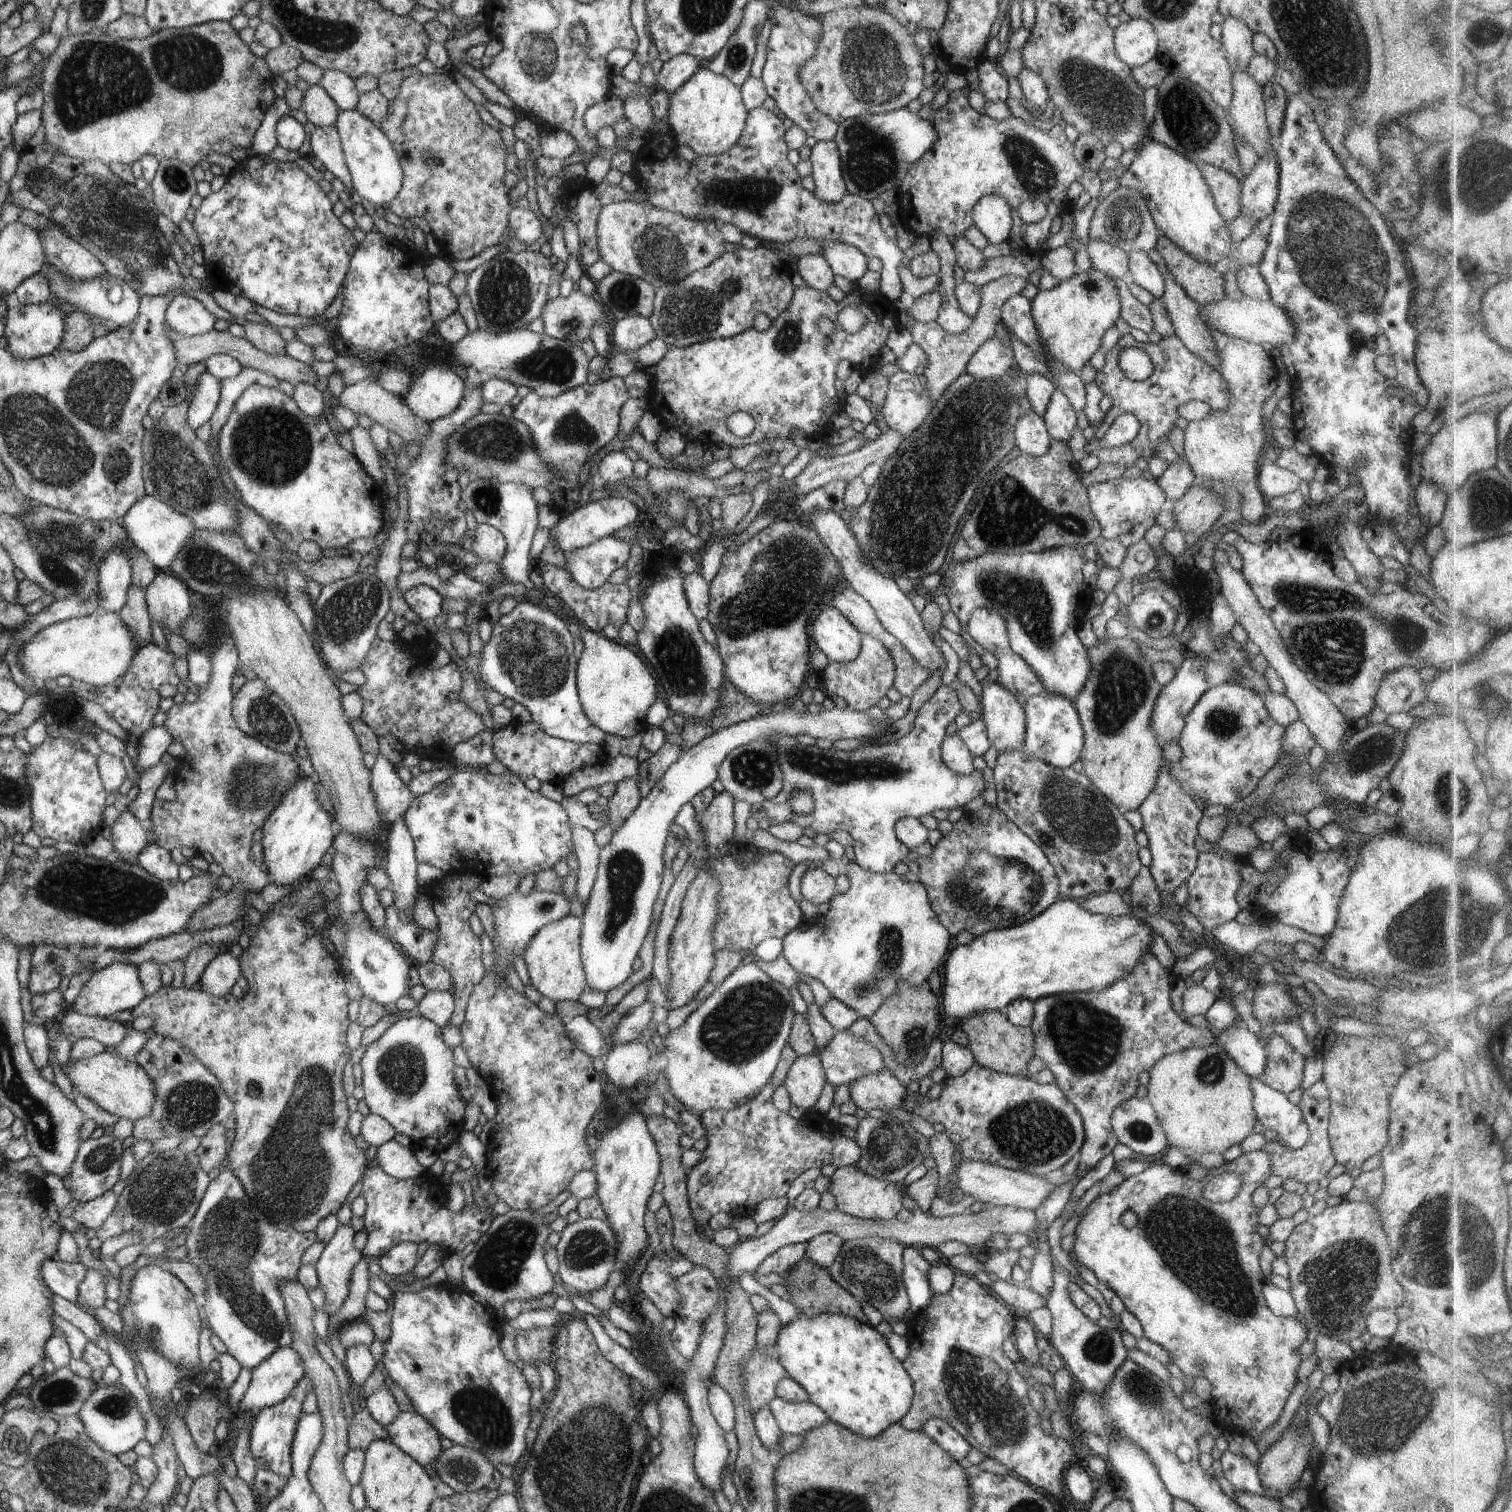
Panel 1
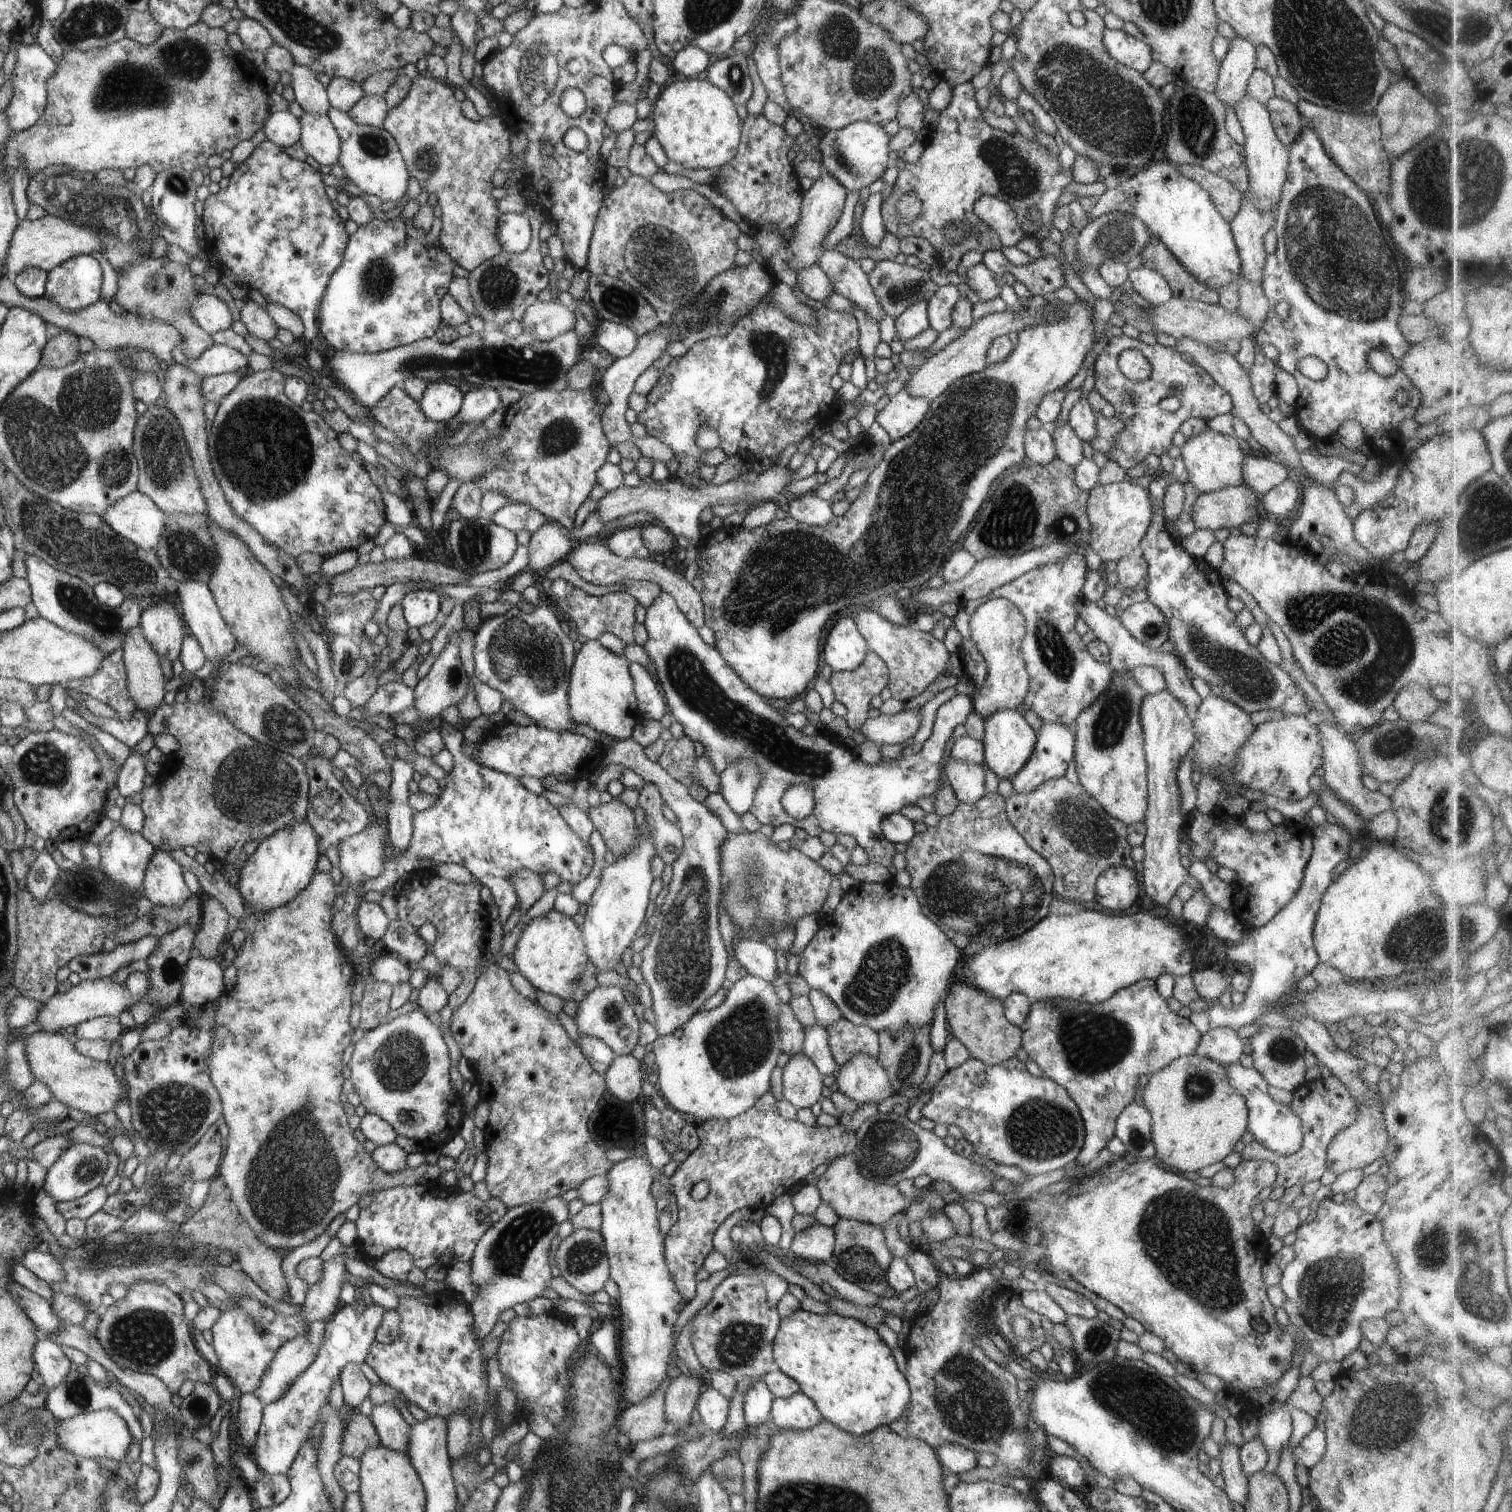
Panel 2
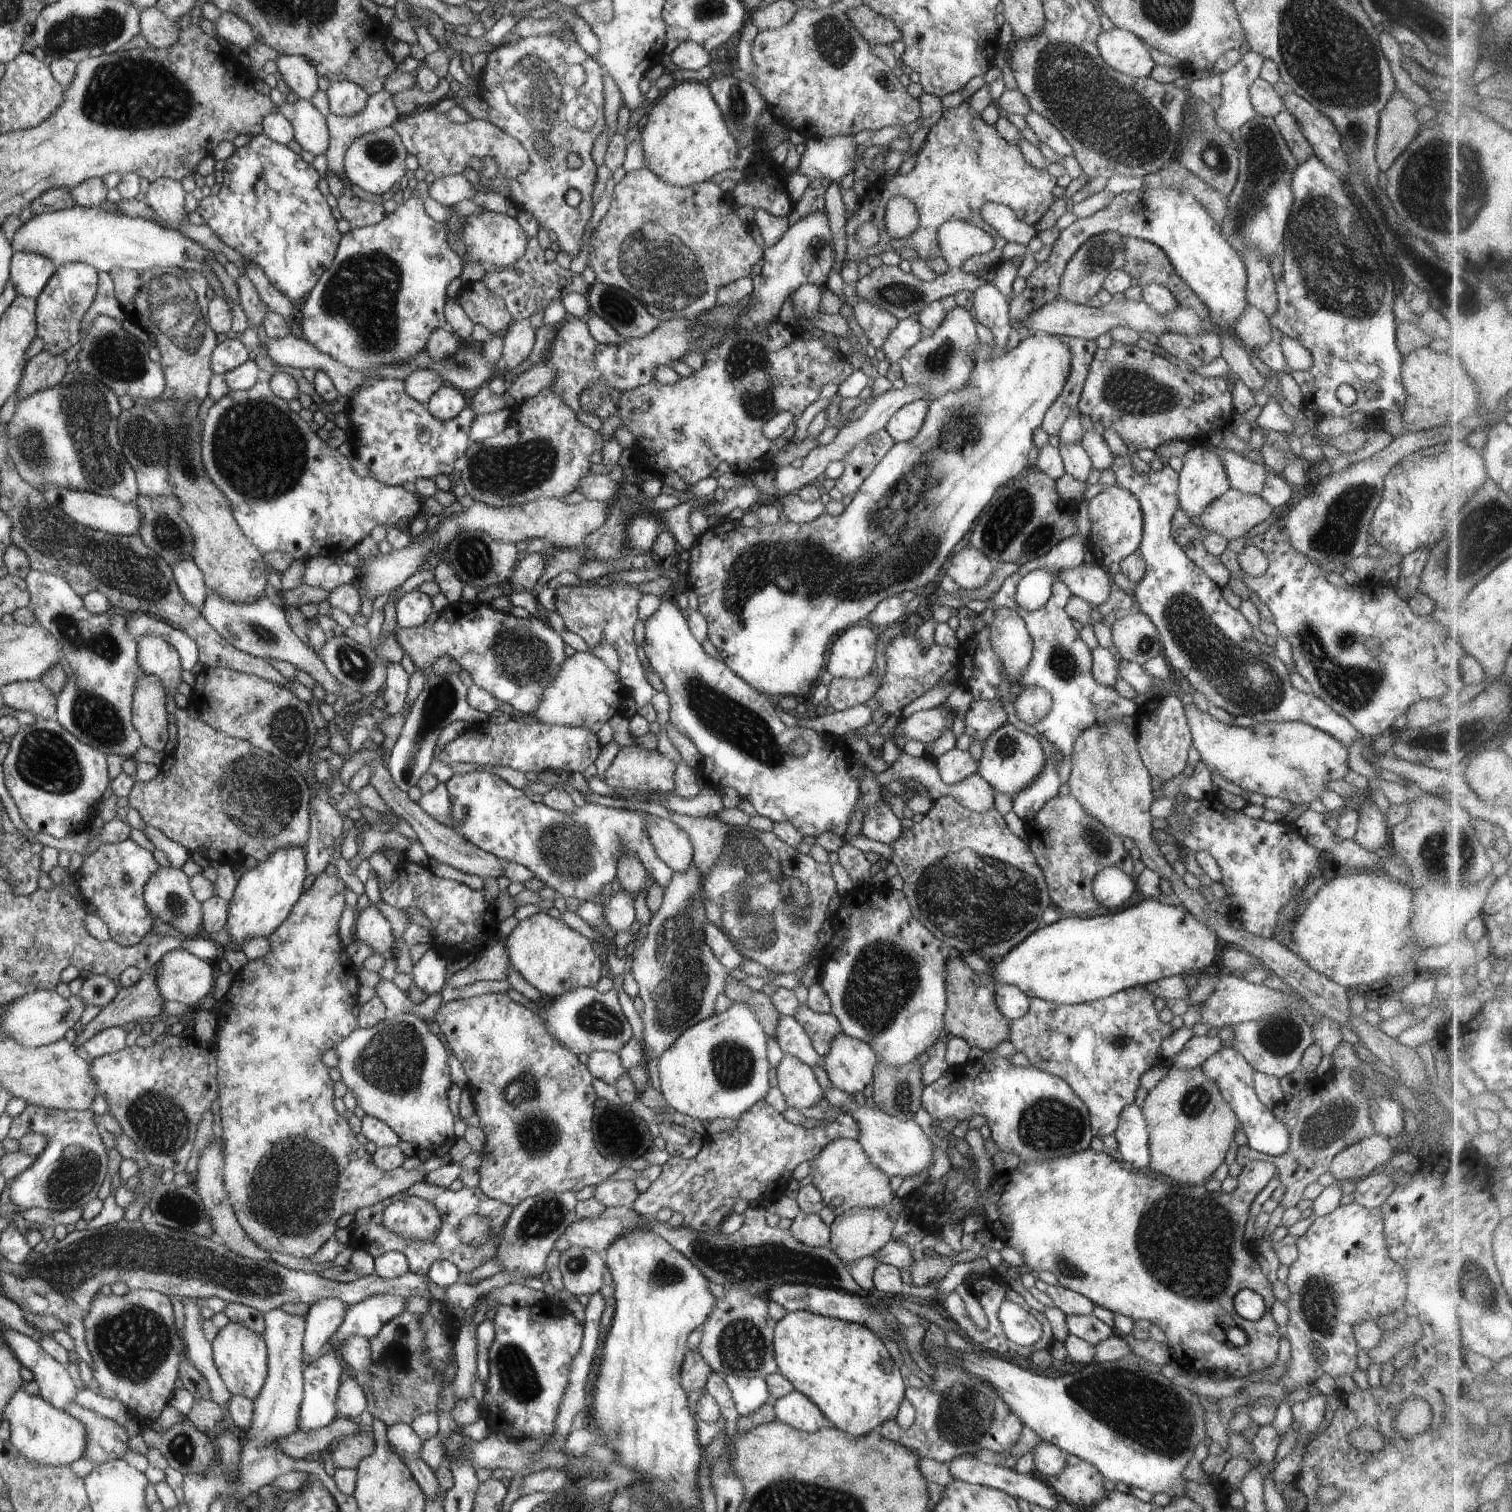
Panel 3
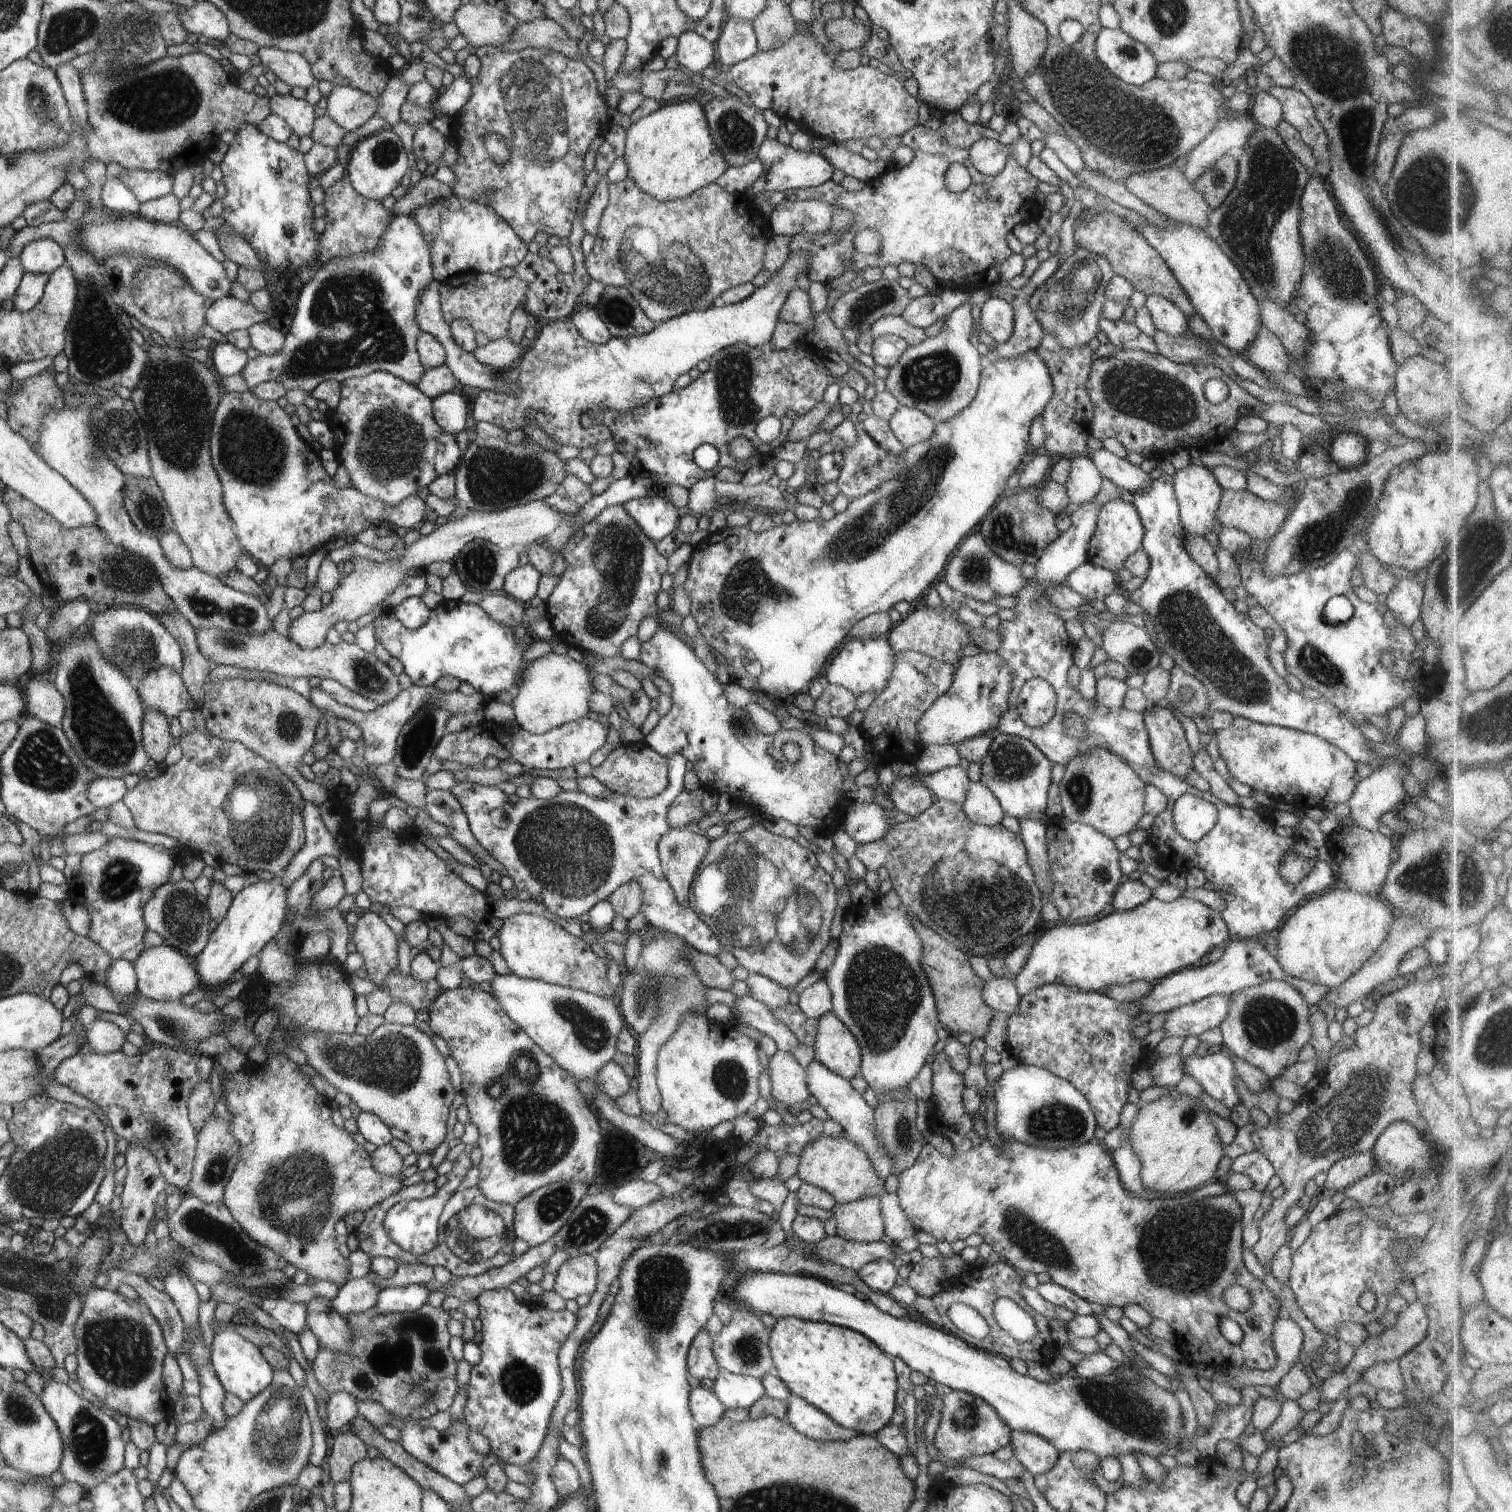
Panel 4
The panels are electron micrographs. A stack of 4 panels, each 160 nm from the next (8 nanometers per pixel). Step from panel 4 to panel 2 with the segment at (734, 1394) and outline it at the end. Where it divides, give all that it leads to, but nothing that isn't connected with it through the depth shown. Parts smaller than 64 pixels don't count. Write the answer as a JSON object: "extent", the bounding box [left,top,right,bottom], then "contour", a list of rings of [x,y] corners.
{"extent":[742,1379,775,1426],"contour":[[[763,1379],[749,1386],[744,1394],[742,1406],[745,1422],[752,1426],[770,1423],[771,1406],[774,1399],[775,1396]]]}

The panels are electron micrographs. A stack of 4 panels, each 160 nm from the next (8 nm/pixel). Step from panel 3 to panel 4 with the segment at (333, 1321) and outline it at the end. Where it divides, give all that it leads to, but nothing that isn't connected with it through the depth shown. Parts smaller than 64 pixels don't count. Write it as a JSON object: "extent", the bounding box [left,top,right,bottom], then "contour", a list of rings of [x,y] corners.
{"extent":[329,1275,382,1319],"contour":[[[366,1275],[340,1286],[338,1294],[329,1303],[346,1319],[354,1313],[374,1308],[382,1289]]]}

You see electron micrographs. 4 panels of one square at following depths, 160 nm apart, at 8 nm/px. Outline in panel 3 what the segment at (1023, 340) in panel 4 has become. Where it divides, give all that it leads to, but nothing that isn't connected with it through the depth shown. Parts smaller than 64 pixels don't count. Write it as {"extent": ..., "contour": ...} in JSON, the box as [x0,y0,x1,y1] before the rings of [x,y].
{"extent":[1009,189,1247,330],"contour":[[[1146,189],[1122,192],[1105,209],[1093,216],[1077,219],[1068,226],[1057,241],[1048,259],[1027,277],[1028,298],[1014,296],[1009,303],[1009,316],[1022,321],[1046,303],[1059,296],[1061,278],[1074,253],[1089,239],[1100,233],[1120,233],[1156,244],[1172,263],[1176,274],[1206,305],[1216,330],[1232,329],[1247,307],[1247,272],[1241,256],[1219,232],[1218,222],[1205,207],[1189,193],[1178,189]]]}

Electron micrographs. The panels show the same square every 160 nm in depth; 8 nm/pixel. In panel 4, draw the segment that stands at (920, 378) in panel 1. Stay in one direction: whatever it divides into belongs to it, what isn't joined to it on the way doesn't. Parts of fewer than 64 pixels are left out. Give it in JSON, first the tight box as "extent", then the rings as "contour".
{"extent":[888,406,937,446],"contour":[[[899,406],[888,420],[894,436],[905,446],[927,441],[934,434],[937,422],[925,412]]]}

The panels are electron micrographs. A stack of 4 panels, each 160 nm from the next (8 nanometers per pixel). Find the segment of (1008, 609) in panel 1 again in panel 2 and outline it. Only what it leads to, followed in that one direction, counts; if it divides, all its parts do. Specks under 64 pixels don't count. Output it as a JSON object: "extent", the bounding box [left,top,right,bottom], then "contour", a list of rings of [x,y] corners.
{"extent":[952,551,1115,730],"contour":[[[1078,551],[1077,553],[1072,553],[1069,557],[1063,558],[1061,561],[1033,568],[1009,583],[995,588],[981,600],[972,599],[961,604],[956,616],[952,619],[953,626],[963,638],[960,650],[955,655],[956,661],[963,671],[961,675],[968,678],[978,688],[984,684],[986,676],[984,676],[984,672],[978,672],[978,658],[968,658],[968,656],[972,656],[972,652],[968,652],[968,644],[972,642],[970,640],[972,613],[983,601],[989,601],[990,599],[1001,598],[1015,604],[1025,618],[1027,631],[1021,642],[1021,651],[1030,677],[1028,692],[1022,701],[1022,705],[1017,710],[1024,714],[1026,710],[1032,709],[1042,721],[1060,723],[1067,726],[1070,730],[1074,730],[1078,715],[1085,708],[1090,708],[1090,705],[1094,704],[1096,699],[1110,688],[1115,675],[1109,664],[1100,664],[1097,660],[1094,660],[1094,657],[1087,651],[1086,645],[1082,642],[1082,637],[1074,629],[1074,623],[1079,617],[1075,604],[1082,600],[1081,588],[1084,584],[1086,573],[1089,571],[1084,558],[1085,555]]]}

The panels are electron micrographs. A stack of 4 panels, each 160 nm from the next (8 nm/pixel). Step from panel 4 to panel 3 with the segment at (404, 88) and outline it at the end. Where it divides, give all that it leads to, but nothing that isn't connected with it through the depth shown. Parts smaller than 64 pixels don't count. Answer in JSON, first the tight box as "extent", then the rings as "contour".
{"extent":[325,90,400,179],"contour":[[[382,90],[380,92],[369,95],[367,100],[367,107],[358,114],[351,117],[345,117],[328,113],[325,115],[327,124],[329,127],[329,148],[326,154],[328,173],[336,174],[340,178],[344,179],[343,174],[343,162],[345,159],[345,152],[348,147],[363,134],[371,133],[372,131],[380,130],[384,127],[389,127],[396,122],[400,114],[396,108],[395,102],[393,101],[393,94],[389,90]]]}

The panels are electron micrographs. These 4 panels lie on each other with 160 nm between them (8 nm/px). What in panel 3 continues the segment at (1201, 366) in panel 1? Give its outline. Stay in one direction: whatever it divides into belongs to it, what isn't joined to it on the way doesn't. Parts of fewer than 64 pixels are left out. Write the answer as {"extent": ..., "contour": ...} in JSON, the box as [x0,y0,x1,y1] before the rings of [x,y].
{"extent":[1079,342,1237,452],"contour":[[[1114,342],[1111,344],[1110,348],[1102,349],[1098,348],[1094,353],[1092,362],[1089,366],[1089,373],[1083,384],[1083,389],[1081,392],[1081,397],[1079,400],[1079,410],[1080,414],[1086,414],[1090,416],[1092,421],[1099,419],[1100,424],[1104,426],[1106,430],[1118,433],[1121,439],[1126,443],[1130,452],[1137,452],[1140,449],[1150,448],[1150,450],[1156,450],[1158,446],[1164,444],[1165,442],[1172,442],[1172,440],[1180,441],[1208,441],[1212,434],[1217,431],[1224,429],[1225,427],[1233,424],[1237,421],[1235,416],[1235,410],[1232,402],[1231,384],[1224,376],[1222,377],[1206,377],[1202,376],[1202,372],[1196,371],[1192,368],[1188,368],[1186,365],[1181,365],[1178,362],[1170,362],[1168,359],[1153,353],[1152,351],[1145,351],[1139,349],[1137,346],[1125,345],[1122,342]]]}

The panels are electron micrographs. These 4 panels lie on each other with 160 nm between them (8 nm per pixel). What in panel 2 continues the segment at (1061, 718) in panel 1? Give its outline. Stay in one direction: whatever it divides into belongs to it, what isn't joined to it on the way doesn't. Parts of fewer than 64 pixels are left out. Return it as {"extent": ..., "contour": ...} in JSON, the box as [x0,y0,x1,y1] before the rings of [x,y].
{"extent":[1011,721,1075,793],"contour":[[[1043,721],[1030,760],[1011,780],[1013,790],[1027,793],[1051,779],[1064,777],[1075,753],[1075,731],[1060,723]]]}

